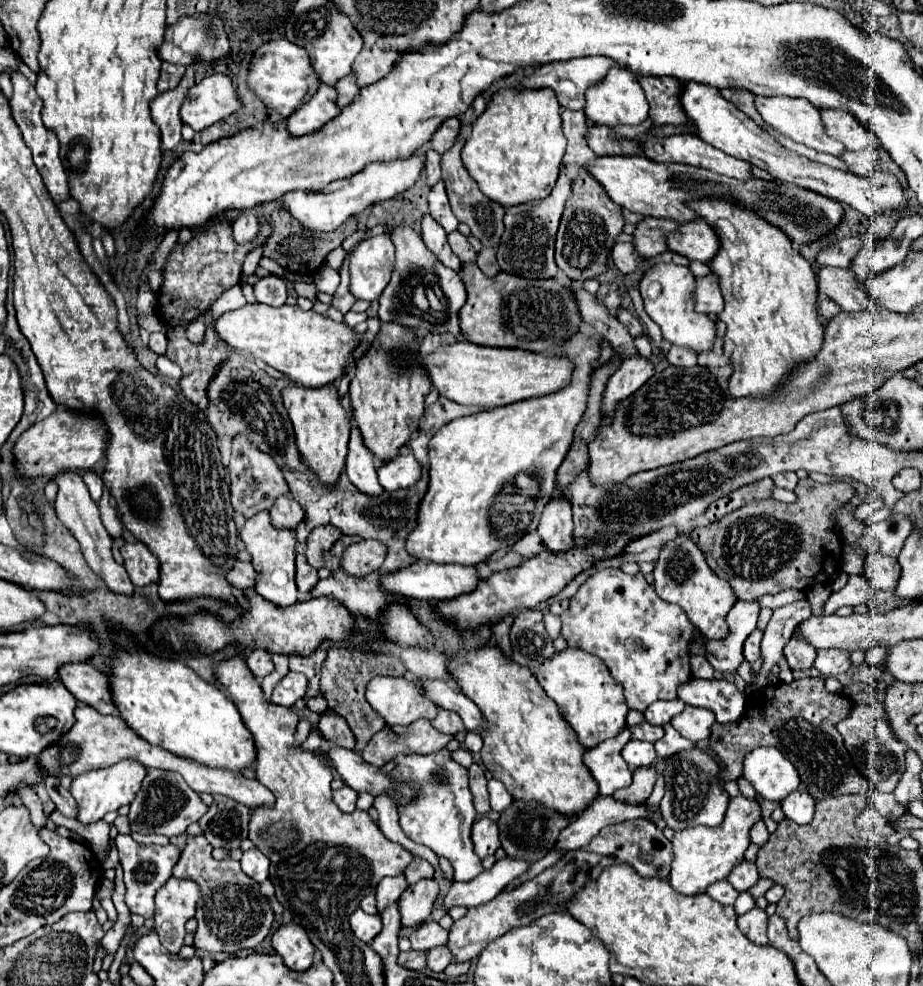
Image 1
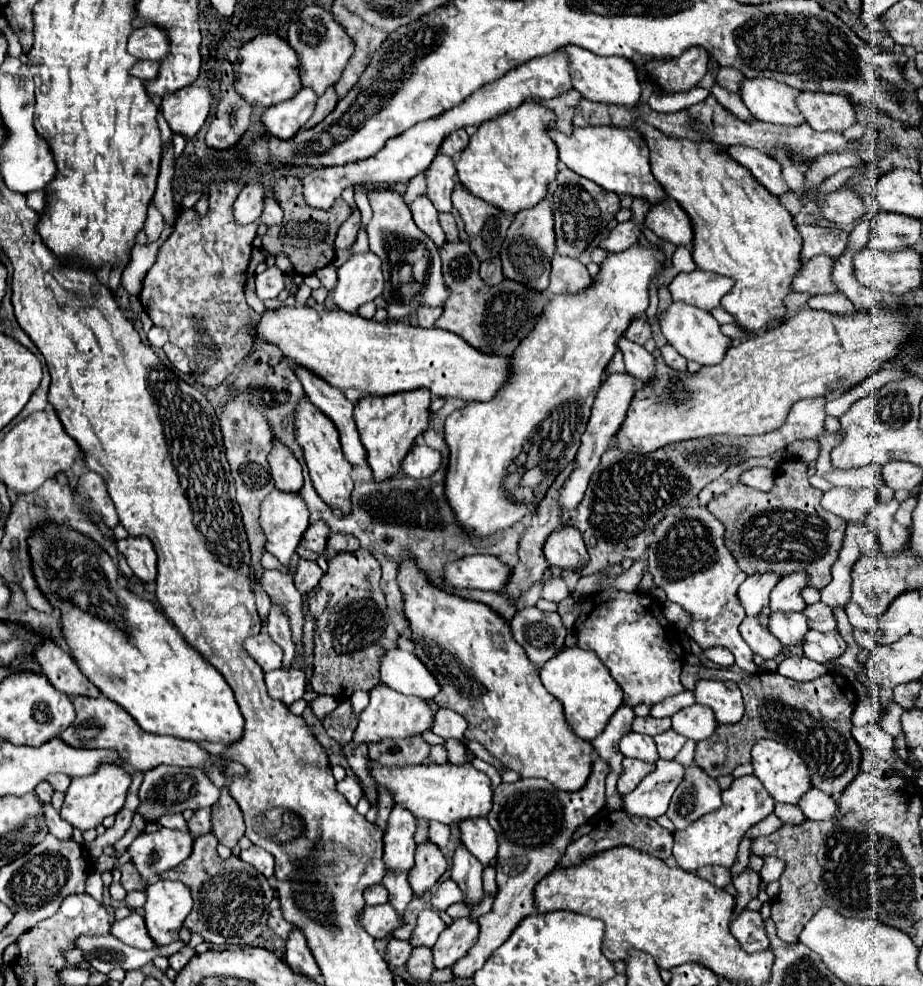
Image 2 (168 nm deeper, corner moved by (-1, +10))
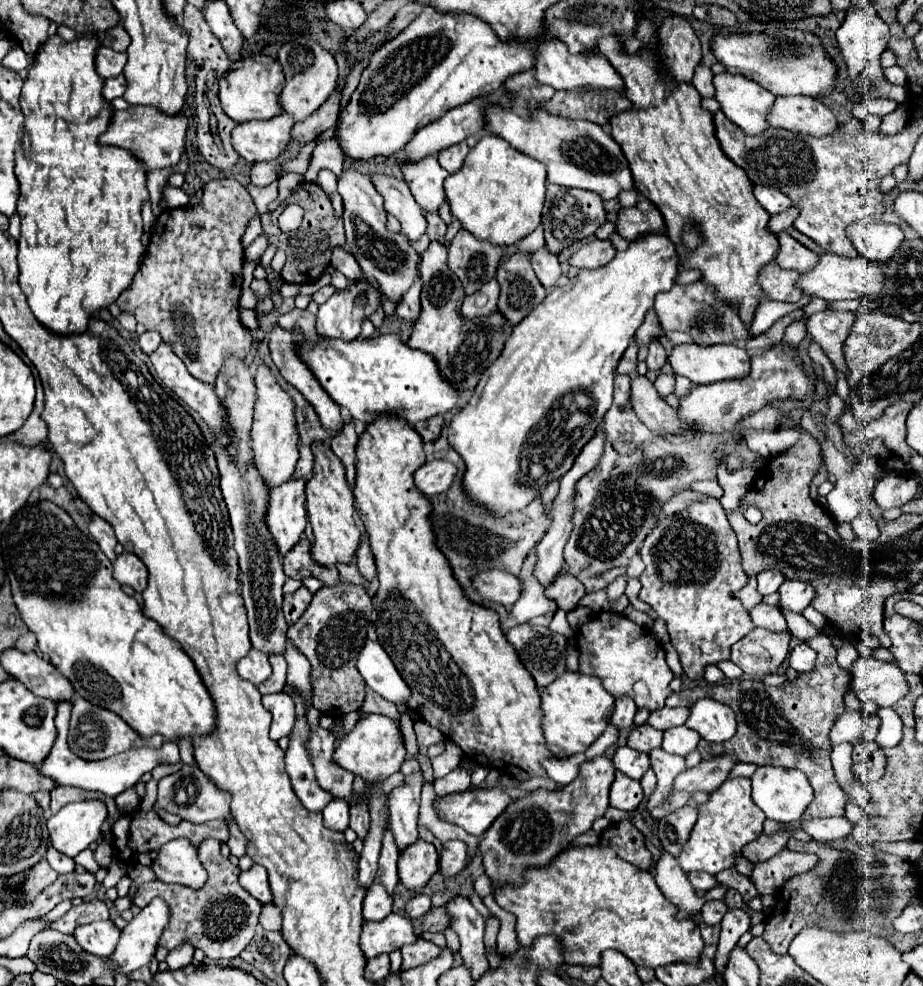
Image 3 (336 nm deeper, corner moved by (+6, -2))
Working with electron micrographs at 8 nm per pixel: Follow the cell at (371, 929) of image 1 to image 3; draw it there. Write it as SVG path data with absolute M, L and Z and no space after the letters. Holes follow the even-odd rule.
M392 912L384 920L362 924L360 948L366 958L374 958L382 952L390 954L392 950L402 948L404 944L412 944L414 940L416 934L410 920Z

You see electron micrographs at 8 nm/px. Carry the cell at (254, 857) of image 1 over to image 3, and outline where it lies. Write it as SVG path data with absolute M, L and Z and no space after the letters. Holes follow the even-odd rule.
M254 864L250 870L240 872L240 884L248 892L252 892L252 896L258 898L262 904L272 902L272 892L270 892L270 886L268 886L268 874L266 874L264 866Z

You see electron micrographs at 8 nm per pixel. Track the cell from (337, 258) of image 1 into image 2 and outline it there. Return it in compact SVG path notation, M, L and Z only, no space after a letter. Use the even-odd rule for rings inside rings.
M352 208L352 214L349 220L339 228L337 232L337 238L335 238L335 248L337 250L345 250L345 248L351 248L355 238L357 238L357 232L361 228L361 214L358 208Z

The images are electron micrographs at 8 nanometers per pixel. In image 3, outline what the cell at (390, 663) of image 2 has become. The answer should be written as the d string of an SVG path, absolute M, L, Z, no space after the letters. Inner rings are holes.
M368 638L356 666L368 688L372 688L376 694L380 694L388 702L394 702L396 706L404 706L408 702L410 688L404 684L400 672L396 670L380 642Z

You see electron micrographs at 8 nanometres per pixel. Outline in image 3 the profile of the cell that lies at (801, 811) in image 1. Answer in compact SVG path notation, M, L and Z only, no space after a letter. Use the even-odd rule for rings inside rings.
M834 816L834 818L808 818L802 822L802 830L808 832L814 840L836 840L844 838L850 834L852 824L844 816Z

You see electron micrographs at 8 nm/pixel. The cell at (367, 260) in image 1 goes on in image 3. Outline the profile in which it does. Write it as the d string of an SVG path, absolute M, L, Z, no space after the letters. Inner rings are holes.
M352 280L320 306L316 330L324 338L354 340L360 336L362 320L376 312L380 304L380 292L368 280Z

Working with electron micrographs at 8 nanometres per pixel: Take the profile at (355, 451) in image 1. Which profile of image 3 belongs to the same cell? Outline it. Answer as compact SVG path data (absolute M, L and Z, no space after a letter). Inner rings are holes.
M276 326L276 328L272 330L272 334L270 334L270 356L272 356L274 364L278 366L282 378L284 378L288 384L292 384L292 386L312 404L312 408L314 408L316 414L320 416L320 424L322 424L324 428L328 428L330 432L336 432L336 434L340 436L340 434L342 434L342 428L344 428L344 420L342 420L340 408L338 408L338 404L332 404L332 400L328 398L328 394L324 392L324 388L320 388L318 380L316 380L314 374L310 372L310 368L296 356L296 348L298 348L296 344L300 344L300 340L302 340L302 336L294 334L294 332L288 332L288 330L282 330L280 326Z

